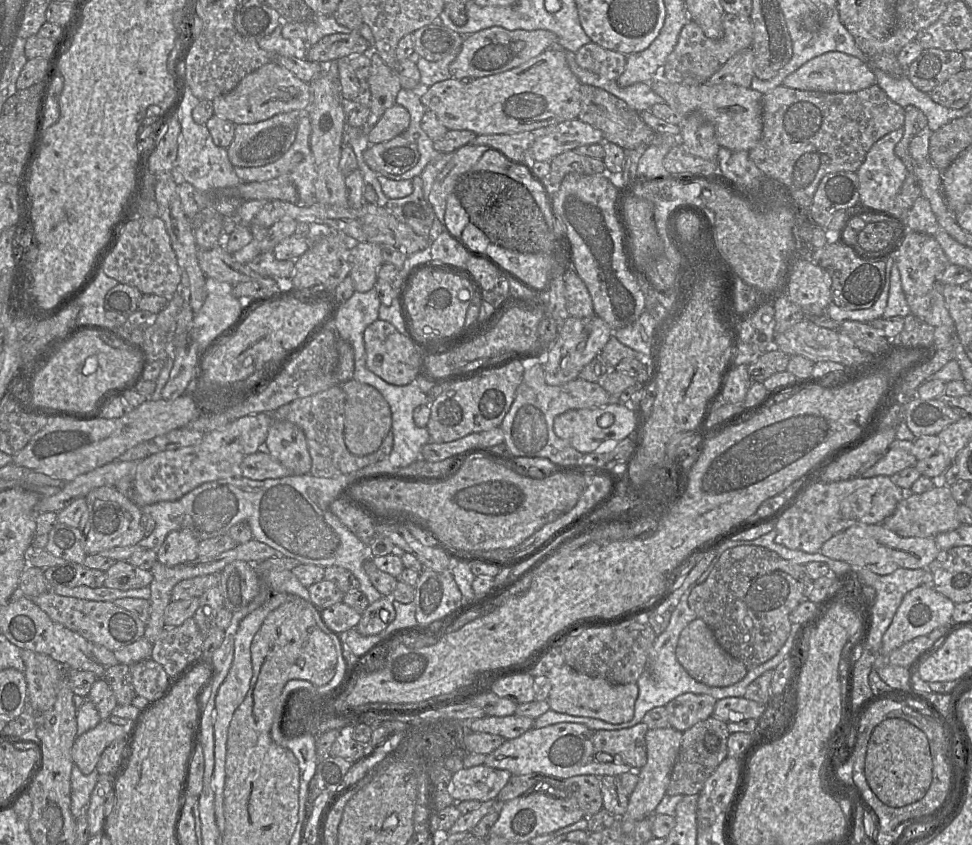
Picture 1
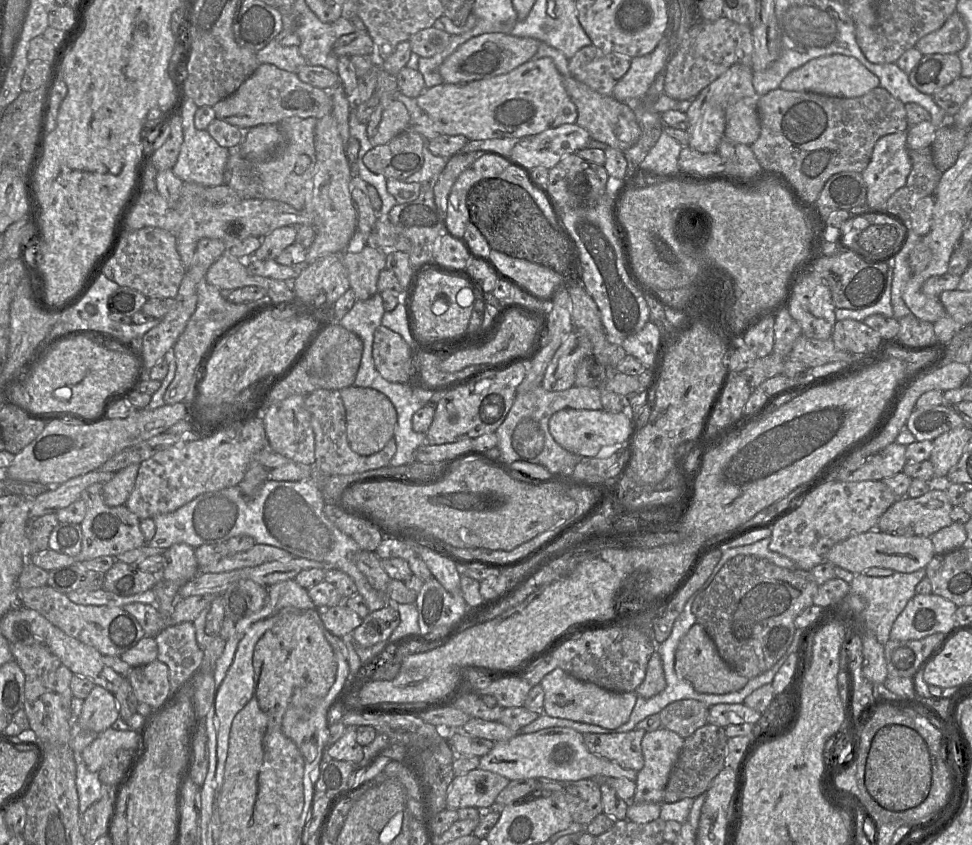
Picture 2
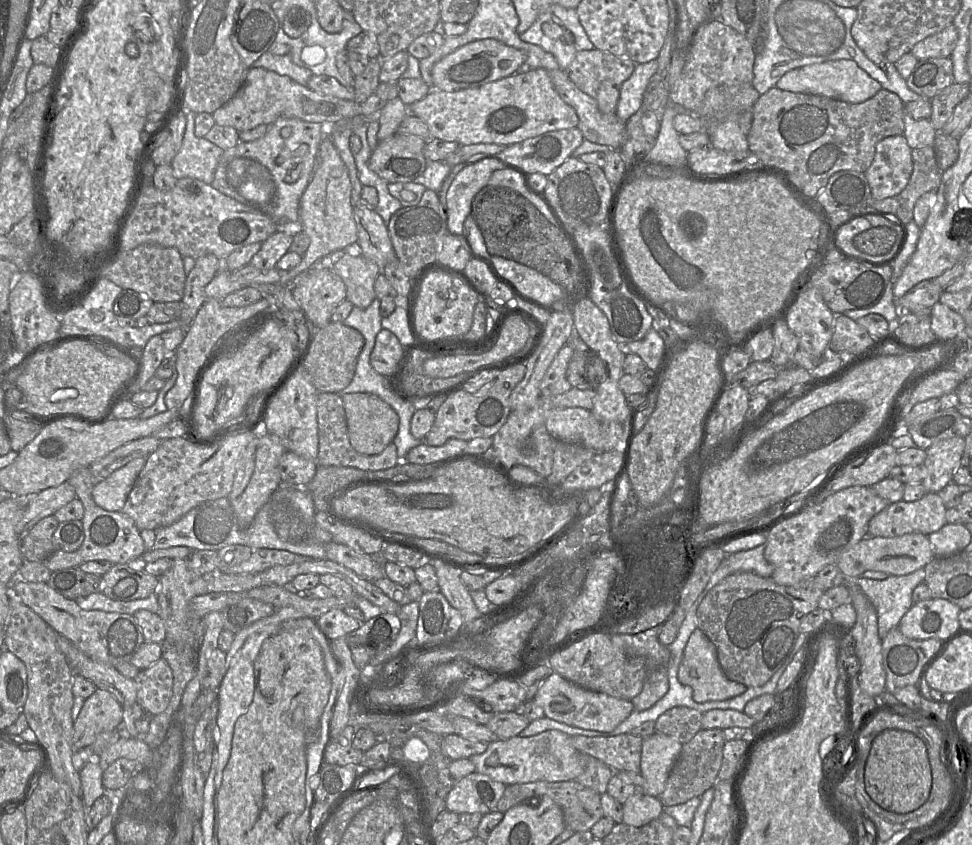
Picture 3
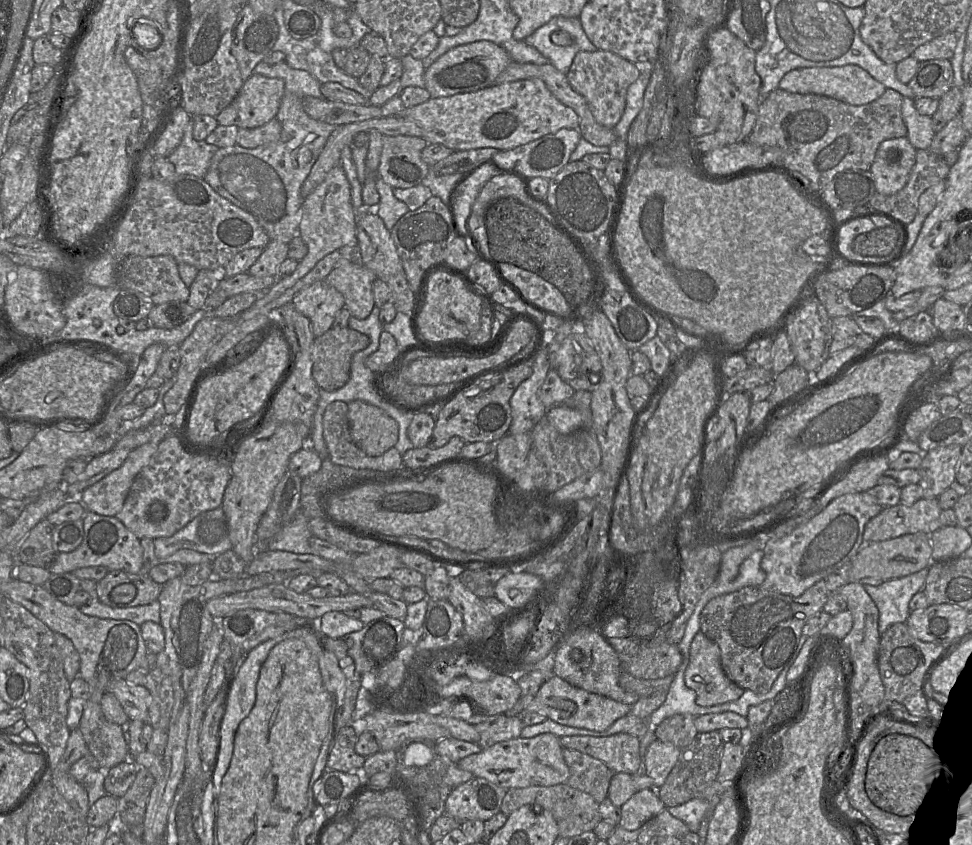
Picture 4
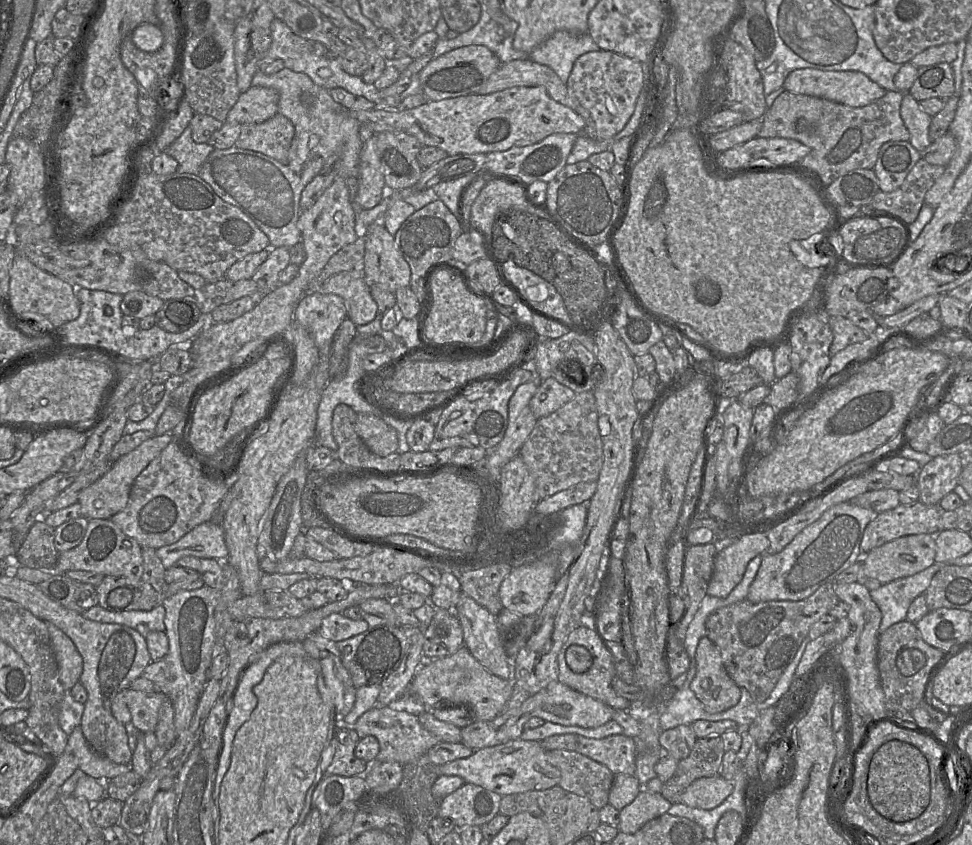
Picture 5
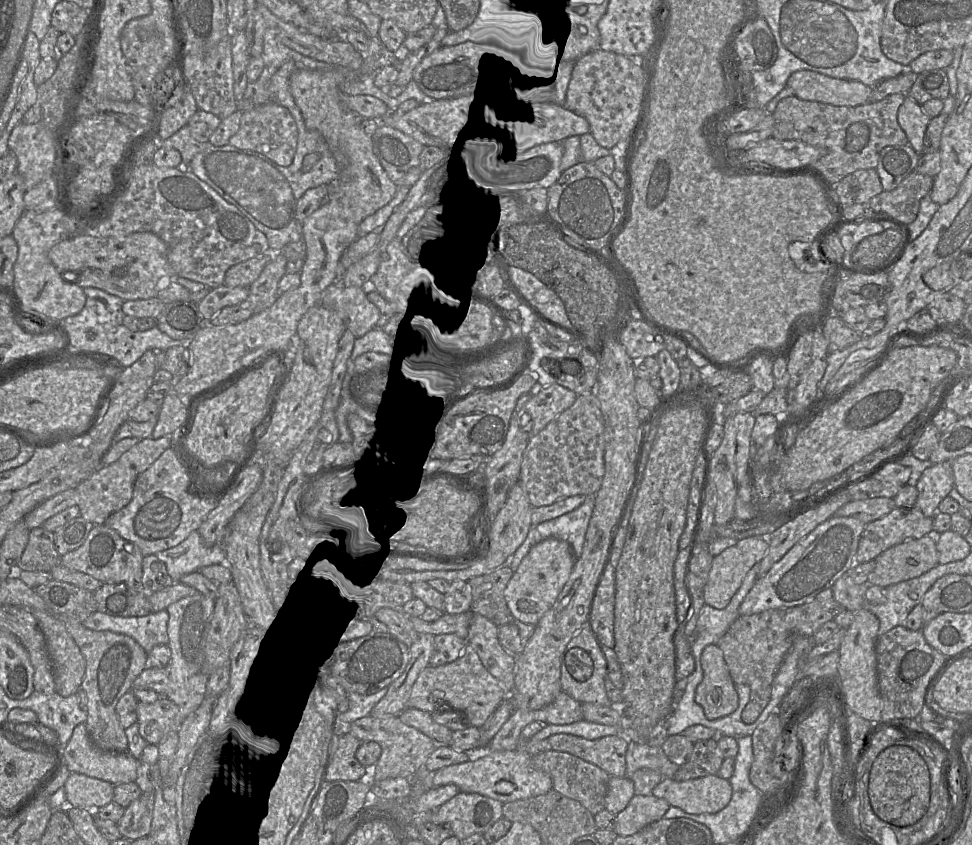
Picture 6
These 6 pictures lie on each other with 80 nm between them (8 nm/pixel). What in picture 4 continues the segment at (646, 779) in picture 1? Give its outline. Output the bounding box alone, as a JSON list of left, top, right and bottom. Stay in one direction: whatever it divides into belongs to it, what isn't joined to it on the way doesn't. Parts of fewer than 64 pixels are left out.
[643,740,680,789]

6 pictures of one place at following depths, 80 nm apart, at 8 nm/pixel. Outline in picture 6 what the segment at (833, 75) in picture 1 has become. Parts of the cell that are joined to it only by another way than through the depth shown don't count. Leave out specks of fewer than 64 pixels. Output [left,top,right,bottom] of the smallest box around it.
[787,70,873,106]

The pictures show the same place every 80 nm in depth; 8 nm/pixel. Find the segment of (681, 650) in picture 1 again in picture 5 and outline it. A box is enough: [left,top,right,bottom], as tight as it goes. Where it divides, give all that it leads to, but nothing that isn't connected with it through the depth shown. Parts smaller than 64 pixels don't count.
[690,636,741,713]

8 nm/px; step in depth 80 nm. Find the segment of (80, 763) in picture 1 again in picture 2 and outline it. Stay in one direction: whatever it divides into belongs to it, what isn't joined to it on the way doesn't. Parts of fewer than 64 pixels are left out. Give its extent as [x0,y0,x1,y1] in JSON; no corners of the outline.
[81,727,145,772]

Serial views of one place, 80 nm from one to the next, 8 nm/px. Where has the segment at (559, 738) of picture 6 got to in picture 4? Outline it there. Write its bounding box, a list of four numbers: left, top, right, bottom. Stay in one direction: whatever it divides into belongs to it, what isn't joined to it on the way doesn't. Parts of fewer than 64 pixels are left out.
[560,733,643,773]

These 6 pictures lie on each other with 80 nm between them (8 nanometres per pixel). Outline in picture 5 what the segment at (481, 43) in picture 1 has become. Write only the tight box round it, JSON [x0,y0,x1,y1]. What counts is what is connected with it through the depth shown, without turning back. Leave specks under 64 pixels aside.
[420,45,500,100]

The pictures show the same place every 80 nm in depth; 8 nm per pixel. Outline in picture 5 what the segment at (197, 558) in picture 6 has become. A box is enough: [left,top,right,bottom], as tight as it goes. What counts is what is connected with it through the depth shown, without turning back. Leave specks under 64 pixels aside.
[156,521,229,569]

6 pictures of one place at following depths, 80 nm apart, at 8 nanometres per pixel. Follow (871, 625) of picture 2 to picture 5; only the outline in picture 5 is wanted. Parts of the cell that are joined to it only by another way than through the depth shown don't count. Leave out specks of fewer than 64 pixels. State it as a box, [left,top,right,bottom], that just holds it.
[870,563,944,634]

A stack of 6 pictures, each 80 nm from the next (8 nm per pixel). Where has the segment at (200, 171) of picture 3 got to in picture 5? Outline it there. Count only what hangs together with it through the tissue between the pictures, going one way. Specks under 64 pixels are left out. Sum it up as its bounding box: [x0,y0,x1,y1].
[163,125,214,175]

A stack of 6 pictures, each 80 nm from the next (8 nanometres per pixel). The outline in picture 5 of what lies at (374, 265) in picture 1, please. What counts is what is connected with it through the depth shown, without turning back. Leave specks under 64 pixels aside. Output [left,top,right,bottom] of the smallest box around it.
[310,266,378,325]

